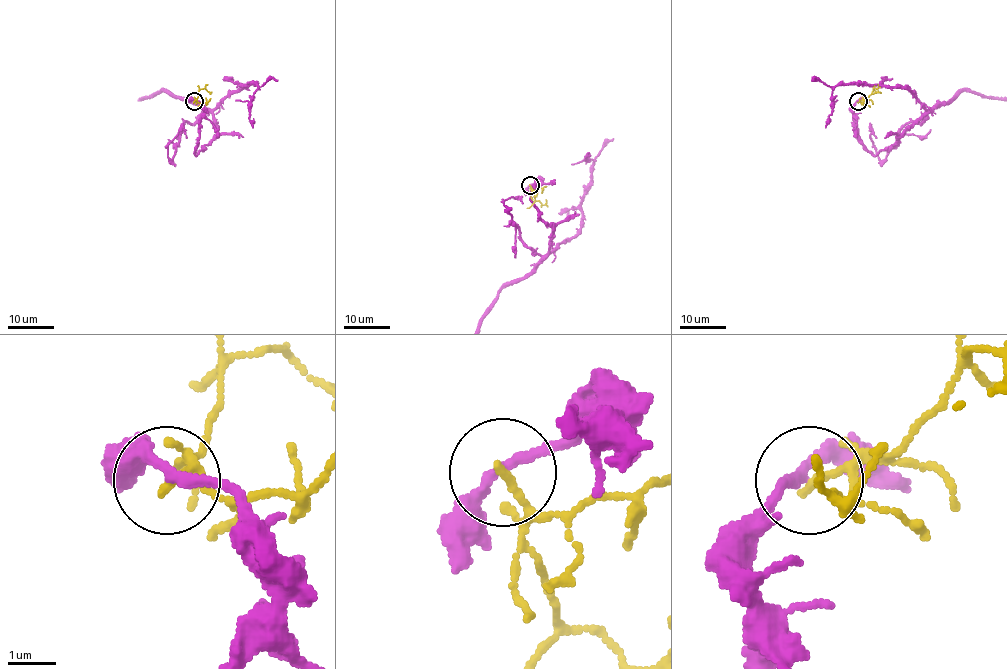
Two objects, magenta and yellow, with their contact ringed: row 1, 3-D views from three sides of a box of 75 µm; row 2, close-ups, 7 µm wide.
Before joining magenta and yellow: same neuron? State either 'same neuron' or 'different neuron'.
different neuron

